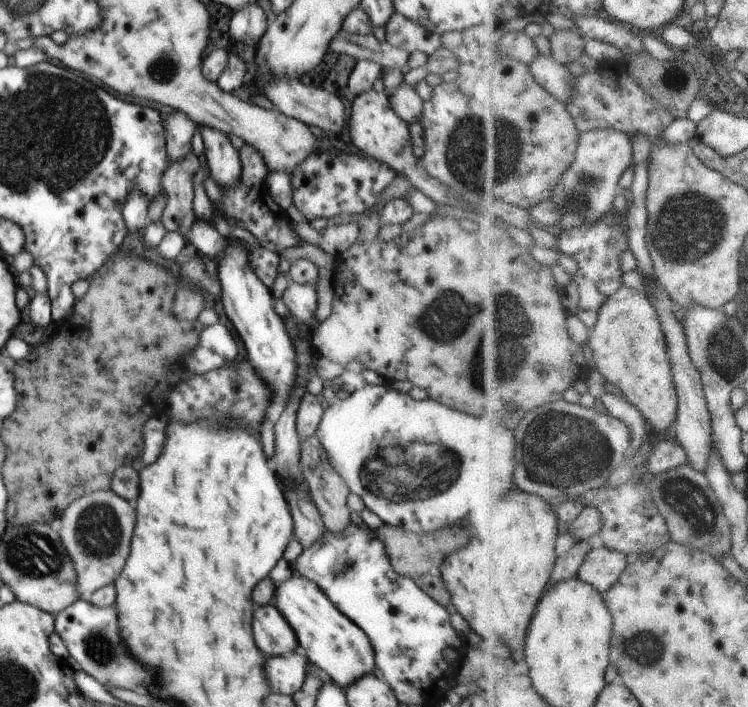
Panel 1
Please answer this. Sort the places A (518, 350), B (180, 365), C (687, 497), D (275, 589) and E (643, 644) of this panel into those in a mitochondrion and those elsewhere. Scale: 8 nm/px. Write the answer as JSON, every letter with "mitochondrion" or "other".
{"A":"mitochondrion","B":"other","C":"mitochondrion","D":"other","E":"mitochondrion"}

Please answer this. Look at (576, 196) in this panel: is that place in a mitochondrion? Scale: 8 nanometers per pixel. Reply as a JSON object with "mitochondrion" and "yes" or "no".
{"mitochondrion":"yes"}

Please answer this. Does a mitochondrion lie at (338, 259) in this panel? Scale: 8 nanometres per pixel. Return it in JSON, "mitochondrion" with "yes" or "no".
{"mitochondrion":"no"}

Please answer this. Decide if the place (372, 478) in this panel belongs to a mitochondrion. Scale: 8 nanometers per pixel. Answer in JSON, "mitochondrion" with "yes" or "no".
{"mitochondrion":"yes"}

